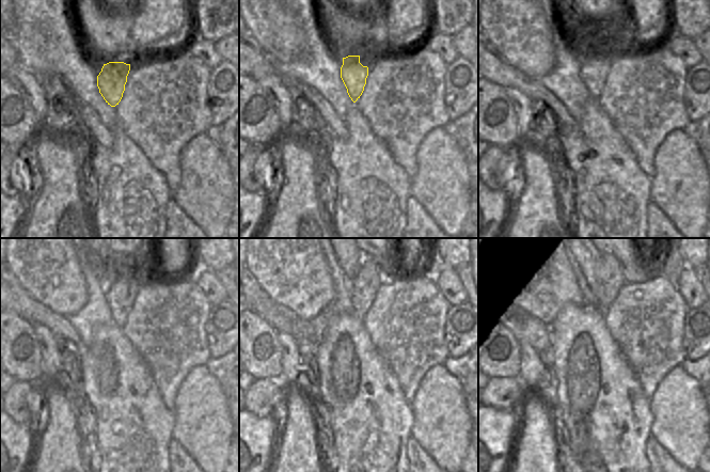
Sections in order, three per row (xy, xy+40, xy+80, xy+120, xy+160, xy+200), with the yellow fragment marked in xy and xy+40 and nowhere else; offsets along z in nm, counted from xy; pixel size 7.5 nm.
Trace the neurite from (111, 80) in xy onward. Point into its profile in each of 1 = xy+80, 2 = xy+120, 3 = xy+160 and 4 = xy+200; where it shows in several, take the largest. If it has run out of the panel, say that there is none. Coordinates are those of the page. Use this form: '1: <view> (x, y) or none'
1: xy+80 (593, 74)
2: xy+120 (119, 311)
3: xy+160 (359, 310)
4: xy+200 (601, 308)

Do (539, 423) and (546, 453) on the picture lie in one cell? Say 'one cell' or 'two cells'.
one cell

